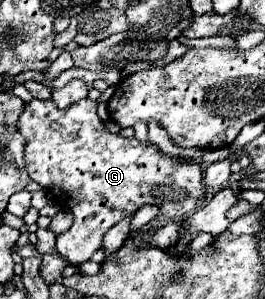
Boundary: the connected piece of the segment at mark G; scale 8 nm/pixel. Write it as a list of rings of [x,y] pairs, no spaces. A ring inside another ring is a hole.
[[[33,99],[31,103],[27,103],[17,125],[27,139],[25,167],[29,177],[37,181],[45,191],[49,191],[55,203],[69,207],[75,215],[71,229],[57,237],[57,251],[73,265],[81,265],[83,261],[91,259],[91,255],[101,247],[103,235],[115,223],[119,223],[123,217],[129,217],[145,203],[157,205],[161,209],[157,219],[163,221],[179,221],[203,205],[207,189],[203,187],[201,165],[183,163],[183,159],[179,157],[161,155],[159,149],[155,149],[153,145],[143,145],[135,137],[121,137],[121,141],[111,141],[111,135],[105,131],[103,121],[97,117],[97,101],[83,99],[75,105],[69,105],[67,109],[57,109],[51,99]]]

